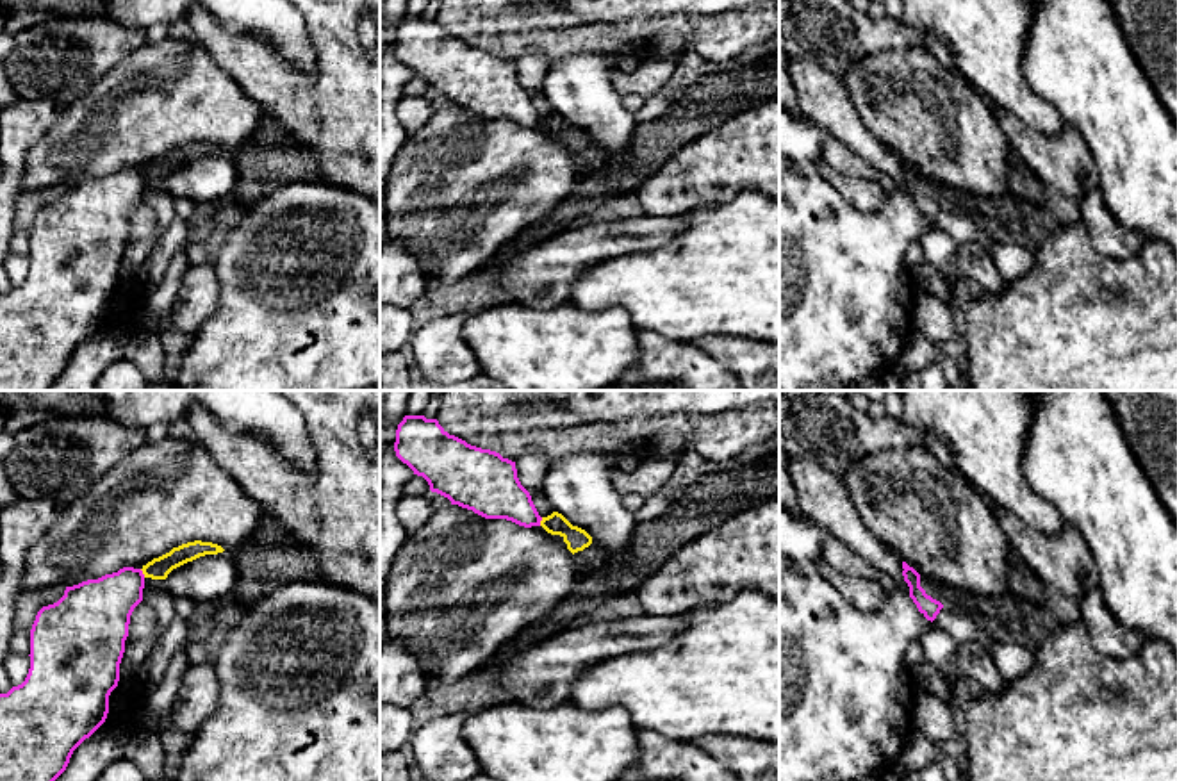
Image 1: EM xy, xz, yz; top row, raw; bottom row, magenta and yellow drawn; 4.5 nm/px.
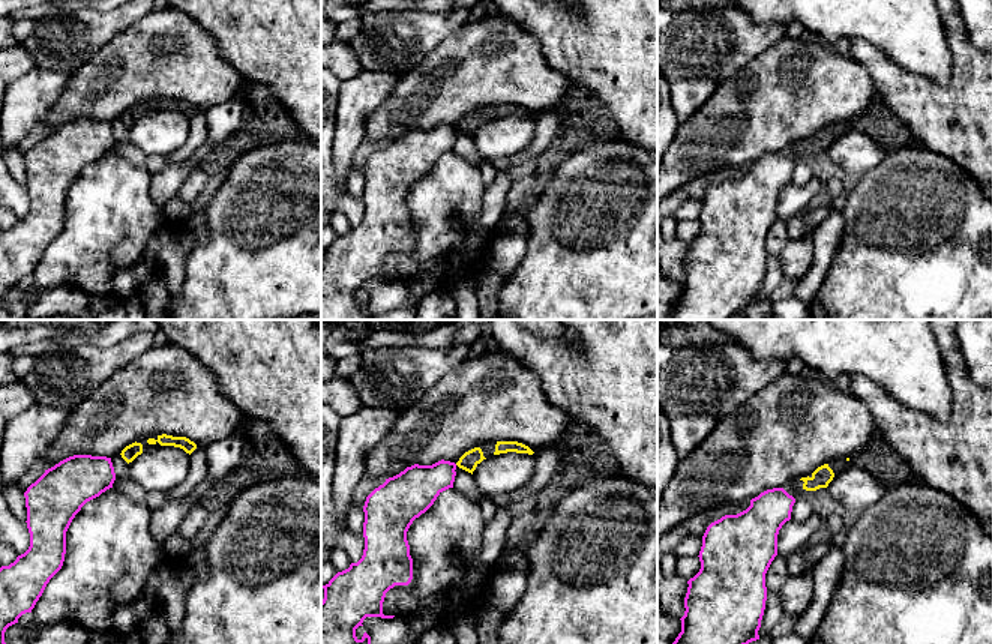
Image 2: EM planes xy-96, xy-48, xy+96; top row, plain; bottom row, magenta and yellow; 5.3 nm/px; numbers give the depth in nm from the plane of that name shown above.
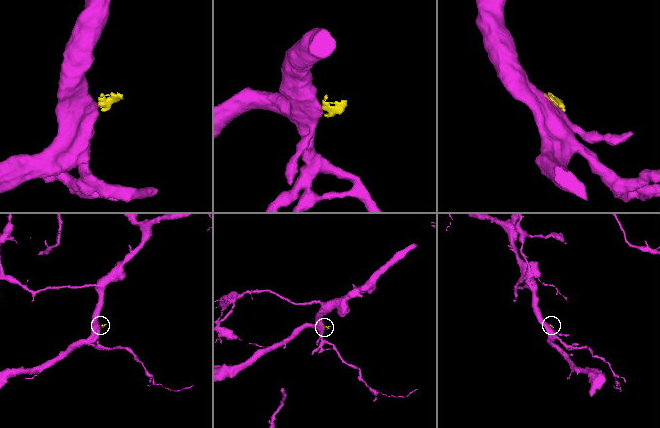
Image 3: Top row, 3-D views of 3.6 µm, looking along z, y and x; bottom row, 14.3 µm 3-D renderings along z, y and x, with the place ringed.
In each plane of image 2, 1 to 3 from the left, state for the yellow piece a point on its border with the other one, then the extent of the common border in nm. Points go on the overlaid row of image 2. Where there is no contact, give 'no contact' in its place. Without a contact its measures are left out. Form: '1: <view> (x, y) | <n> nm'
1: no contact
2: no contact
3: no contact

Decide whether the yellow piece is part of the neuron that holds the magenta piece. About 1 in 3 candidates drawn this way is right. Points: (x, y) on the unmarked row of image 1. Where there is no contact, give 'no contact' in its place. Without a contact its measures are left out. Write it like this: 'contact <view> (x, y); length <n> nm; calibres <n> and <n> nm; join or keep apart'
contact xy (141, 173); length 50 nm; calibres 280 and 100 nm; keep apart

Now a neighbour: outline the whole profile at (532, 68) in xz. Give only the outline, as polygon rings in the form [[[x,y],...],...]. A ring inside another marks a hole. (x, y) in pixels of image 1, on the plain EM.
[[[530,48],[517,62],[517,78],[521,86],[530,93],[537,93],[542,89],[547,61],[546,53],[540,48]]]

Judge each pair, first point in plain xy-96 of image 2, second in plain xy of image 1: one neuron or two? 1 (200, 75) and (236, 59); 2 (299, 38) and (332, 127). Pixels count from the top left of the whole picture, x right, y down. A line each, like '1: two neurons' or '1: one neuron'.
1: two neurons
2: one neuron

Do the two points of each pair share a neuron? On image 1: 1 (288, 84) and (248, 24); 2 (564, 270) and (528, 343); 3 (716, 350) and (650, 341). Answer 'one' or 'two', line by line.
1: two
2: two
3: two

